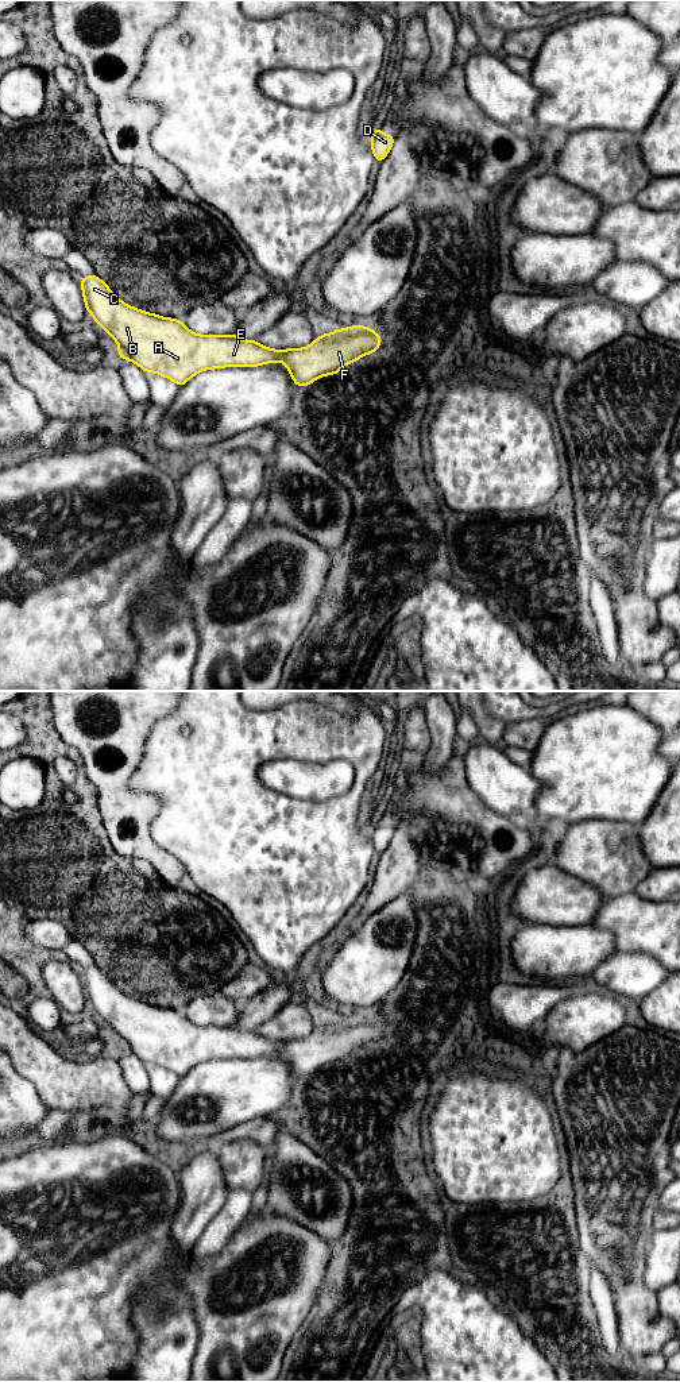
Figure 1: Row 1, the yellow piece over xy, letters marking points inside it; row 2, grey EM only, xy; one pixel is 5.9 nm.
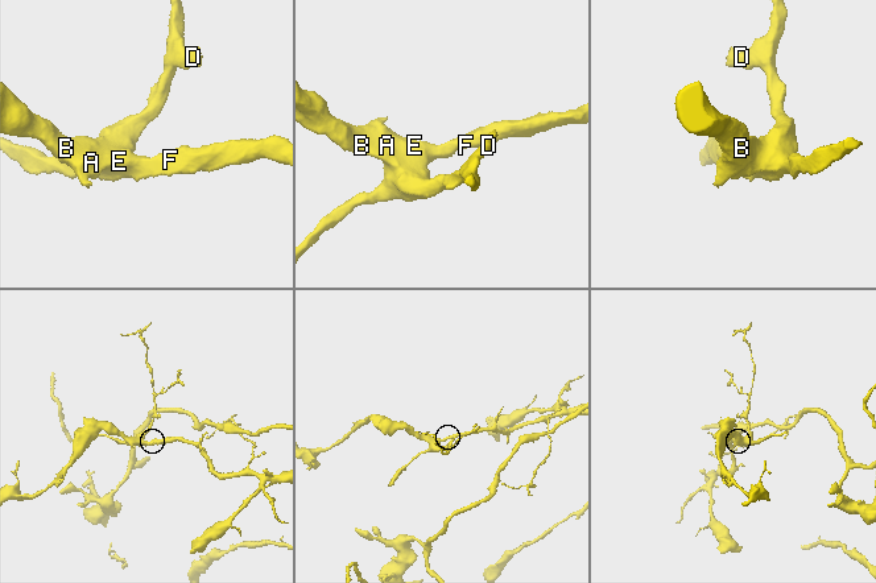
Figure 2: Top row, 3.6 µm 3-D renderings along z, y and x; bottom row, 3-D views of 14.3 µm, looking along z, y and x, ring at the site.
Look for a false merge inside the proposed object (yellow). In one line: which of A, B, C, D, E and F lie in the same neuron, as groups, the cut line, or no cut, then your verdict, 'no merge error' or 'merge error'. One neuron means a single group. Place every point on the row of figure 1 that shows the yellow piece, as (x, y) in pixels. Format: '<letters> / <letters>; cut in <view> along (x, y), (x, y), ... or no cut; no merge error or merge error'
A B C D E F; no cut; no merge error

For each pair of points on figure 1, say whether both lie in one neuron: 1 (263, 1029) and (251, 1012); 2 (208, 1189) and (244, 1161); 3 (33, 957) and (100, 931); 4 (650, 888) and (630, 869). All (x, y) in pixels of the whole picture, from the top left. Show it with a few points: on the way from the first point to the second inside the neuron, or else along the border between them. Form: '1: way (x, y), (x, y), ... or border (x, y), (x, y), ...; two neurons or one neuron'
1: border (285, 1004), (255, 1029); two neurons
2: border (215, 1147), (223, 1180), (230, 1189); two neurons
3: way (20, 929), (20, 923), (34, 910), (72, 910); one neuron
4: border (653, 868), (634, 891); two neurons

